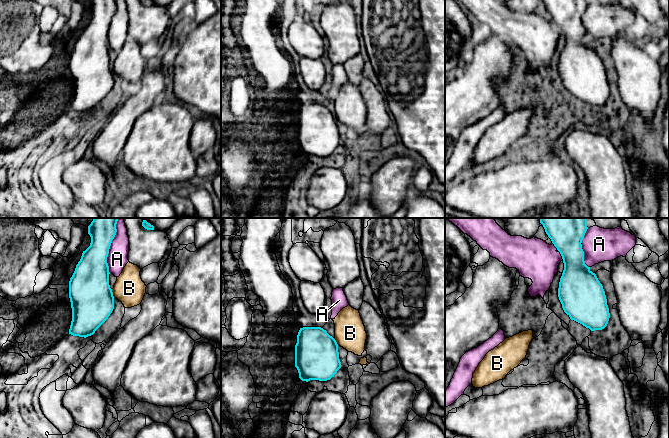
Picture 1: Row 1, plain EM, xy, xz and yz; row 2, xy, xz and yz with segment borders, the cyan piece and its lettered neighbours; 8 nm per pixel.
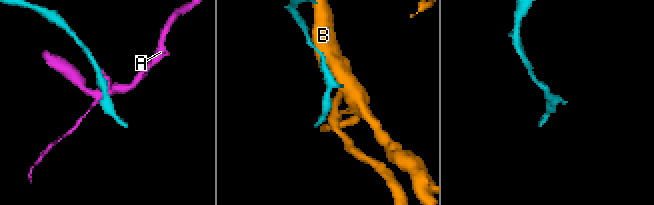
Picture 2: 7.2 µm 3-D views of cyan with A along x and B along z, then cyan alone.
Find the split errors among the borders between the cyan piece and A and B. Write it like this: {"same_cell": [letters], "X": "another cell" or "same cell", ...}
{"same_cell": [], "A": "another cell", "B": "another cell"}

